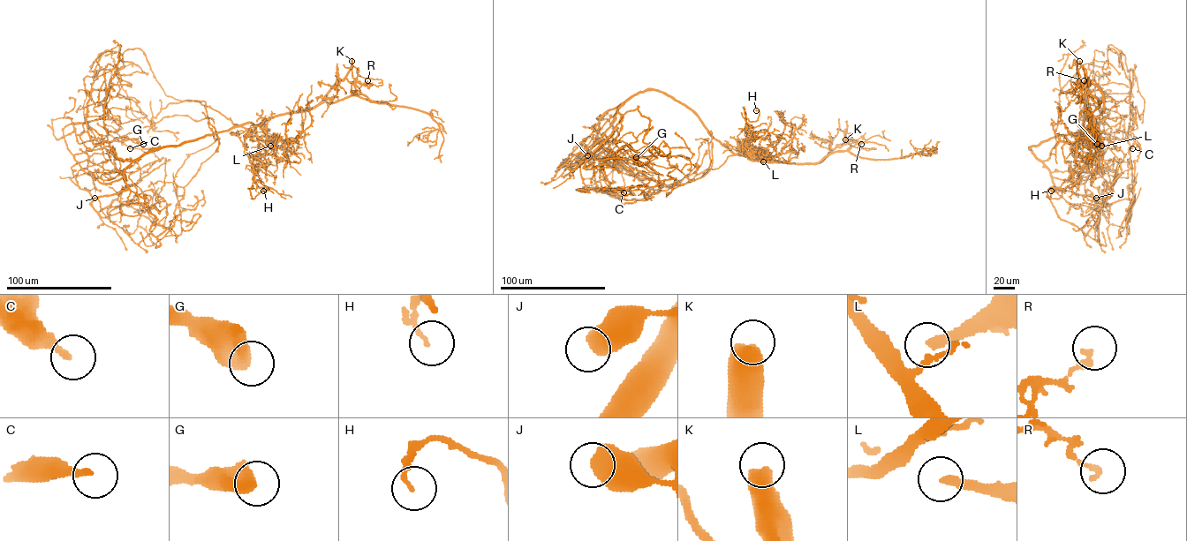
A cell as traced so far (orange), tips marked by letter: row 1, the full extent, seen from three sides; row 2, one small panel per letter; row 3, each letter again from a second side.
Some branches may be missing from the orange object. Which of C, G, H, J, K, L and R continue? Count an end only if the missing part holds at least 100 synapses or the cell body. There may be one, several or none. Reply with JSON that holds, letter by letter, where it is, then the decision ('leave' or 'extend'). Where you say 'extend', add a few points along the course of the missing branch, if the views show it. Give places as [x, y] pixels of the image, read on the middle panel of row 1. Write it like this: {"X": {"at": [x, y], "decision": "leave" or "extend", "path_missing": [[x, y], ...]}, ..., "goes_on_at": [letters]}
{"C": {"at": [623, 192], "decision": "leave"}, "G": {"at": [636, 157], "decision": "leave"}, "H": {"at": [756, 110], "decision": "leave"}, "J": {"at": [587, 155], "decision": "leave"}, "K": {"at": [845, 139], "decision": "extend", "path_missing": [[845, 139], [858, 128], [853, 139], [846, 141]]}, "L": {"at": [763, 161], "decision": "leave"}, "R": {"at": [861, 144], "decision": "leave"}, "goes_on_at": ["K"]}

